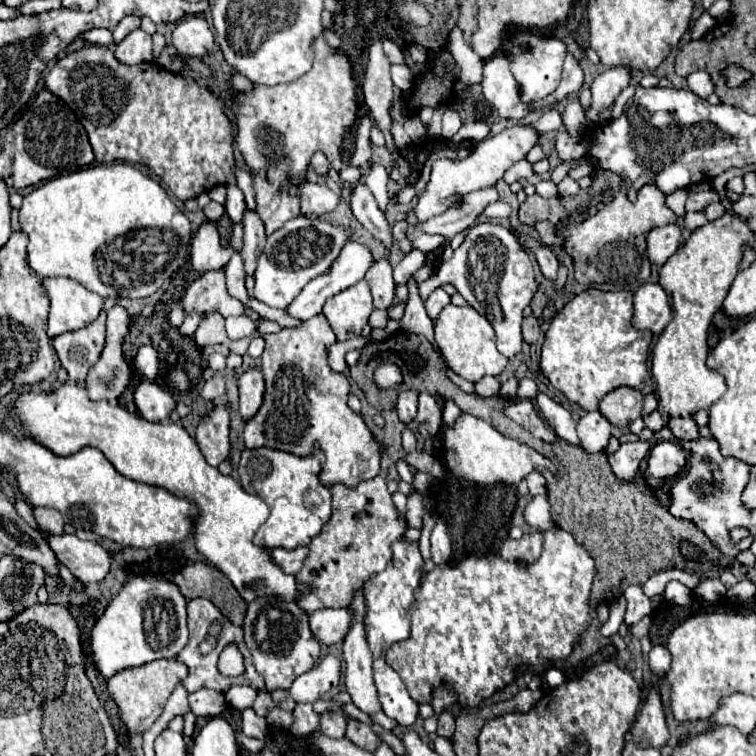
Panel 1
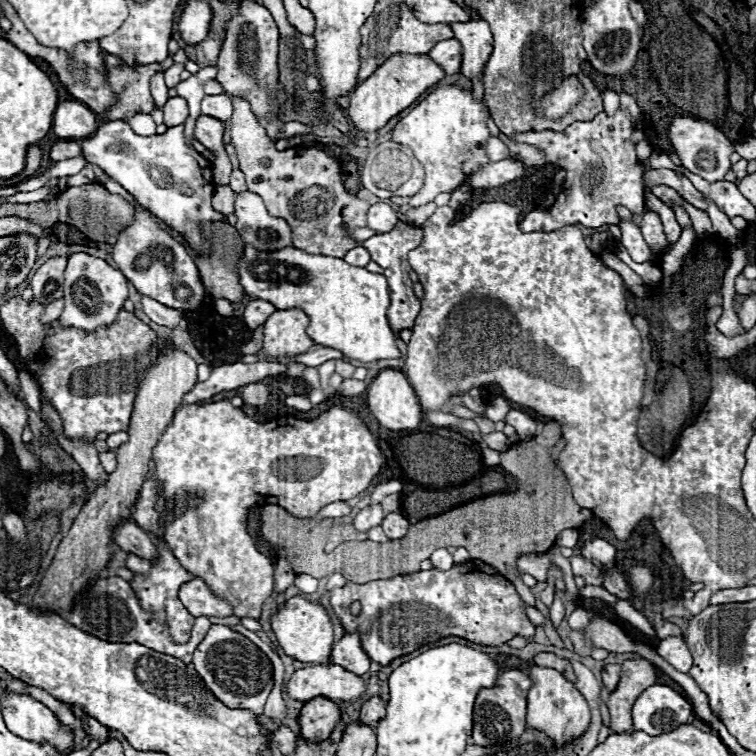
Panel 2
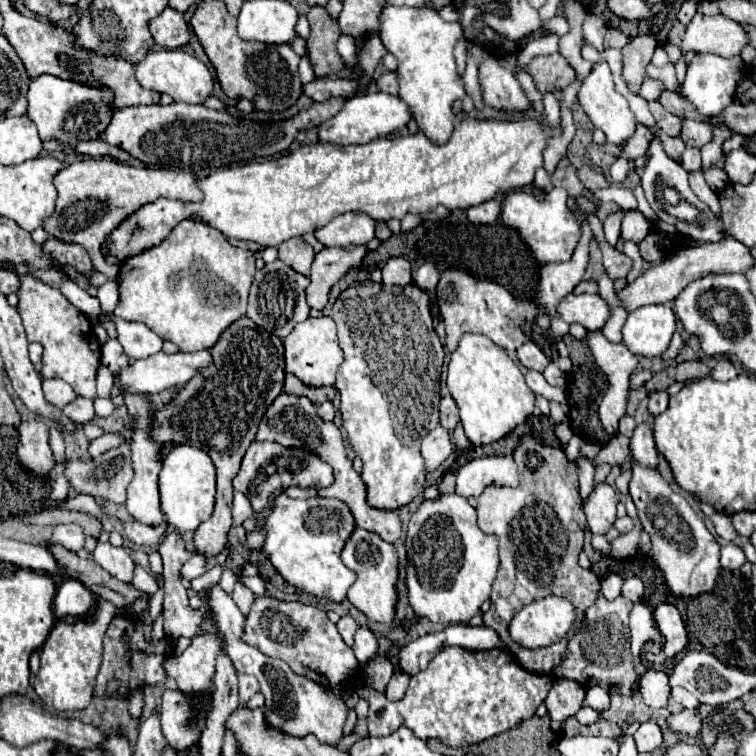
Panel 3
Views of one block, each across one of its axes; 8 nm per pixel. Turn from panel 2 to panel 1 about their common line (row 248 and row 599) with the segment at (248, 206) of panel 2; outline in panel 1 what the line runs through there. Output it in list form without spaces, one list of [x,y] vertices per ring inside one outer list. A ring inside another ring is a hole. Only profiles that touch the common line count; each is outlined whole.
[[[260,598],[260,602],[252,602],[248,606],[244,622],[246,622],[244,624],[244,642],[254,658],[256,670],[266,680],[266,690],[290,688],[292,682],[300,674],[312,670],[312,666],[316,664],[316,660],[320,656],[320,644],[316,642],[316,638],[312,638],[312,632],[308,630],[308,614],[304,610],[300,610],[296,602],[280,602],[280,598]]]

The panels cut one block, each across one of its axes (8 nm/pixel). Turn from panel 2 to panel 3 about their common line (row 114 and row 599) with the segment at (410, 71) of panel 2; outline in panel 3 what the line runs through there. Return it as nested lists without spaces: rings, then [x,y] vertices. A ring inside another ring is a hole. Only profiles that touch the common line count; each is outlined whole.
[[[356,526],[348,542],[344,544],[340,558],[358,576],[348,590],[348,600],[370,620],[392,624],[396,604],[396,580],[398,580],[398,556],[394,546],[390,542],[384,542],[378,534],[372,534],[370,530],[360,530],[360,526]]]

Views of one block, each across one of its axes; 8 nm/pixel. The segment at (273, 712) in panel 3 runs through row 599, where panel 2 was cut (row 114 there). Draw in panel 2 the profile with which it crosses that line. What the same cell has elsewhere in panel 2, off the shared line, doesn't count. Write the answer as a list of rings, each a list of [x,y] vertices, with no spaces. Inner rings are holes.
[[[226,94],[204,96],[204,100],[202,100],[202,114],[226,122],[232,116],[232,102],[230,102],[230,98]]]

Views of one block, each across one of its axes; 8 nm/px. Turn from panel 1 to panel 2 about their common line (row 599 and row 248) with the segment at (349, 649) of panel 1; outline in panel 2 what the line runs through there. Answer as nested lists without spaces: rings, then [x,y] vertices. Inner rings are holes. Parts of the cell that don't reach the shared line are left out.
[[[356,246],[356,248],[352,248],[352,250],[344,256],[344,260],[346,260],[348,264],[352,264],[352,266],[366,266],[366,264],[370,262],[370,254],[368,254],[368,250],[364,250],[362,246]]]

